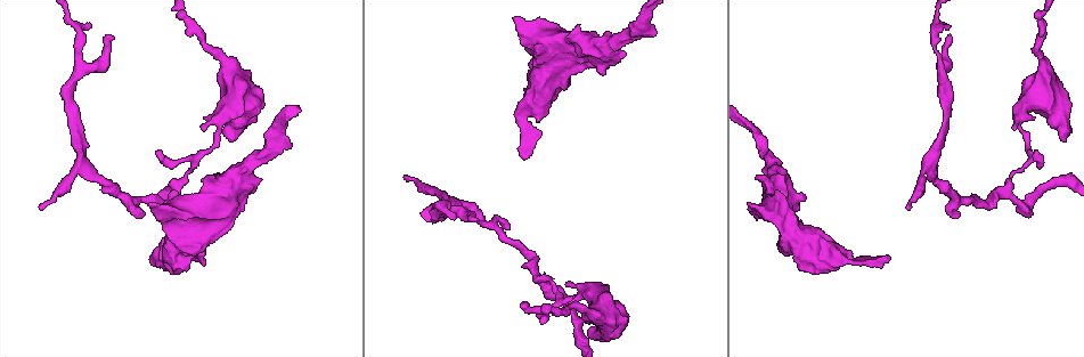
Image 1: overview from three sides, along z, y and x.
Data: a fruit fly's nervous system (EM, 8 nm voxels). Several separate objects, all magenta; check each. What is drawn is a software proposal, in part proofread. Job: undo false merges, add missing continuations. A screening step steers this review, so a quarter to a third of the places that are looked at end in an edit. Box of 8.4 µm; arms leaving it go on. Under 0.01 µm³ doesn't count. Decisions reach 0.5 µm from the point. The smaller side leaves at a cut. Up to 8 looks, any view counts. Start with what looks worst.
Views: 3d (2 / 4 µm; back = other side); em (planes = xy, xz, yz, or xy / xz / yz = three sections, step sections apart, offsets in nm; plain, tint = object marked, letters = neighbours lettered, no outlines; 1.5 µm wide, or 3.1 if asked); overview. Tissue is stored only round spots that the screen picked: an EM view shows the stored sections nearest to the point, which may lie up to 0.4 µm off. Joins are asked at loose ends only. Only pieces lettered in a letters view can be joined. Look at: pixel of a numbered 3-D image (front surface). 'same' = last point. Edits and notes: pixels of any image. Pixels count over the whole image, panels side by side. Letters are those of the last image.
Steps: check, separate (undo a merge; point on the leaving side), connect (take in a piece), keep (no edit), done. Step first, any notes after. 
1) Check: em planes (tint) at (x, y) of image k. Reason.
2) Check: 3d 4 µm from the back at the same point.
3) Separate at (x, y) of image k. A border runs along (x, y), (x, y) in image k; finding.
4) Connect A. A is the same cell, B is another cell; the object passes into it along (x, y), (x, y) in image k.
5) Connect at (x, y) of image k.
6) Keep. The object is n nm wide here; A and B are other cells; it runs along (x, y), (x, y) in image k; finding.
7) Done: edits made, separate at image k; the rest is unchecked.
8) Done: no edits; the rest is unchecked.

Check: em yz step 8 (tint) at (887, 254) of image 1. Thin end.

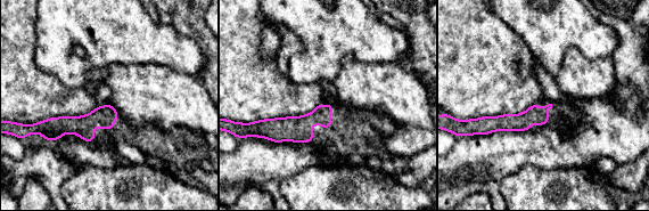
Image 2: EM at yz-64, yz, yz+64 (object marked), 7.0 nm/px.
Check: em planes (tint) at the same point.

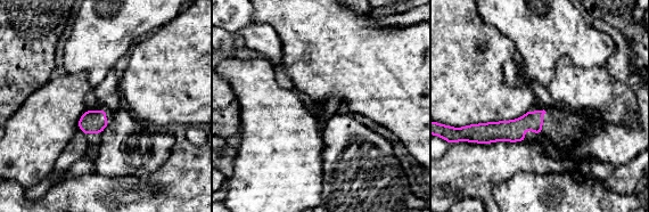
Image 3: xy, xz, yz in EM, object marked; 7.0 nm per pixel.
Check: em planes (letters) at the same point. What lies round it.

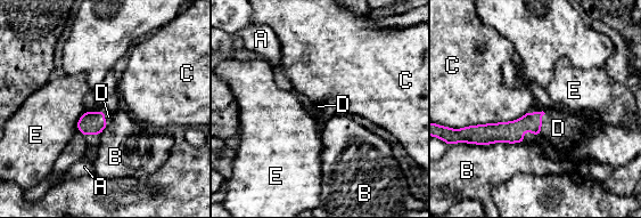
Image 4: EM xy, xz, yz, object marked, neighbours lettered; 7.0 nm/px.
Connect at (558, 128) of image 4. D is the same cell, A, B, C and E are other cells; the object passes into it along (512, 131), (542, 115), (558, 128) in image 4; it goes on there.

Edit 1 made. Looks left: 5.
Check: overview. Redraw.

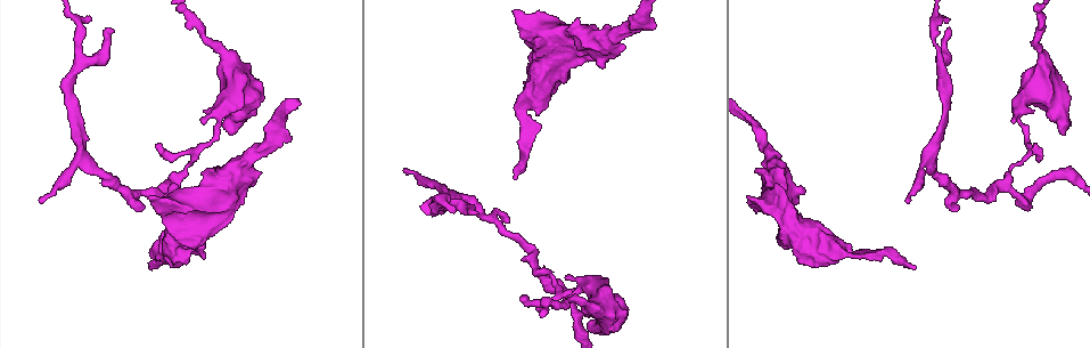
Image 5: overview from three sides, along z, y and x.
Check: 3d 4 µm at (949, 28) of image 5. An open end.

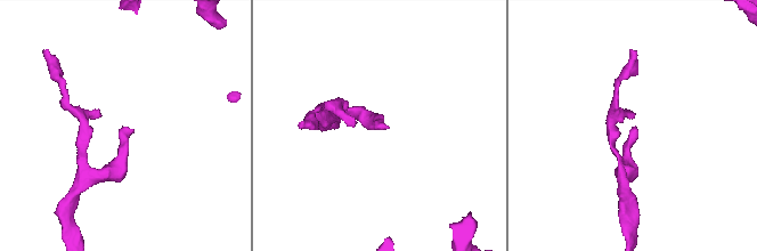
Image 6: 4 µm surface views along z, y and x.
Check: em xy step 4 (tint) at (381, 129) of image 6. Now the EM.

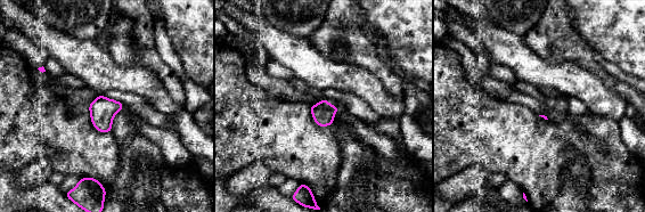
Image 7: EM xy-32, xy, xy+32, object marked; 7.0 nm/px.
Check: em planes (letters) at the same point. Another direction.

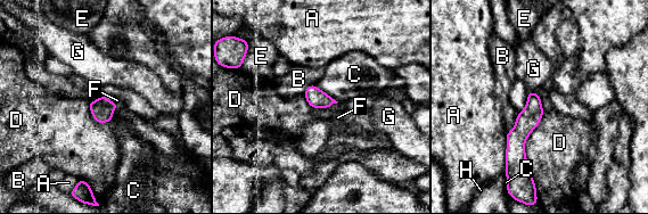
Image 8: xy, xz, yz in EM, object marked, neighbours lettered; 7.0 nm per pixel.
Connect at (117, 100) of image 8. The longest contact is with D, 550 nm; F is the same cell, A, B, C, D, E, G and H are other cells; it goes on there.

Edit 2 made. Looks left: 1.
Done: edits made, connect at image 4, connect at image 8; the rest is unchecked.

